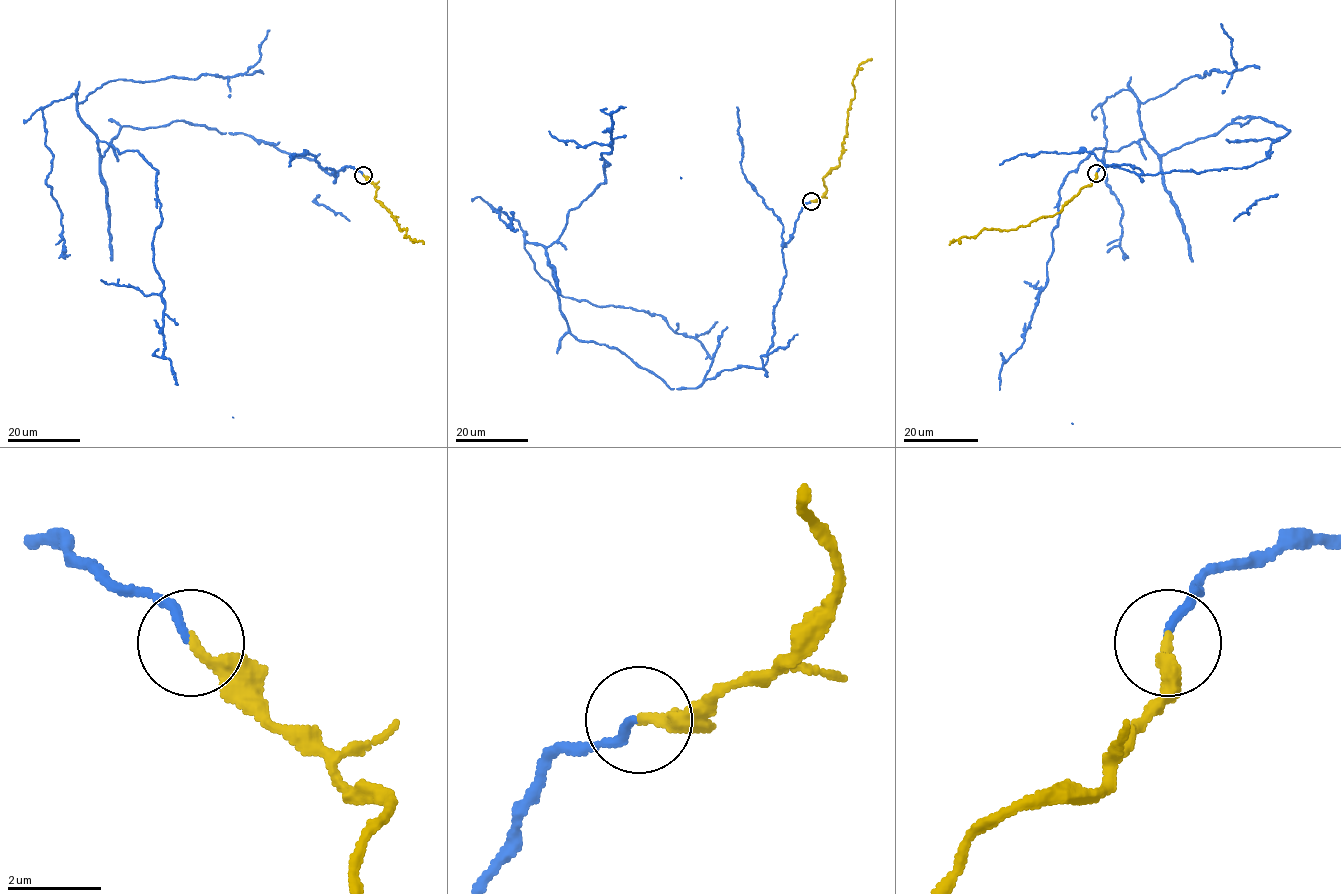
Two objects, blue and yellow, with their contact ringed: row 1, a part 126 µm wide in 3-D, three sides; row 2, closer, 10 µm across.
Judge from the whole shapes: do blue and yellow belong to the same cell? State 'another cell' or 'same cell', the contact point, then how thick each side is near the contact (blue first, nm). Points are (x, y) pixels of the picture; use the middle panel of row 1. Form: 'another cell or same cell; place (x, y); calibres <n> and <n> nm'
same cell; place (811, 201); calibres 160 and 240 nm

